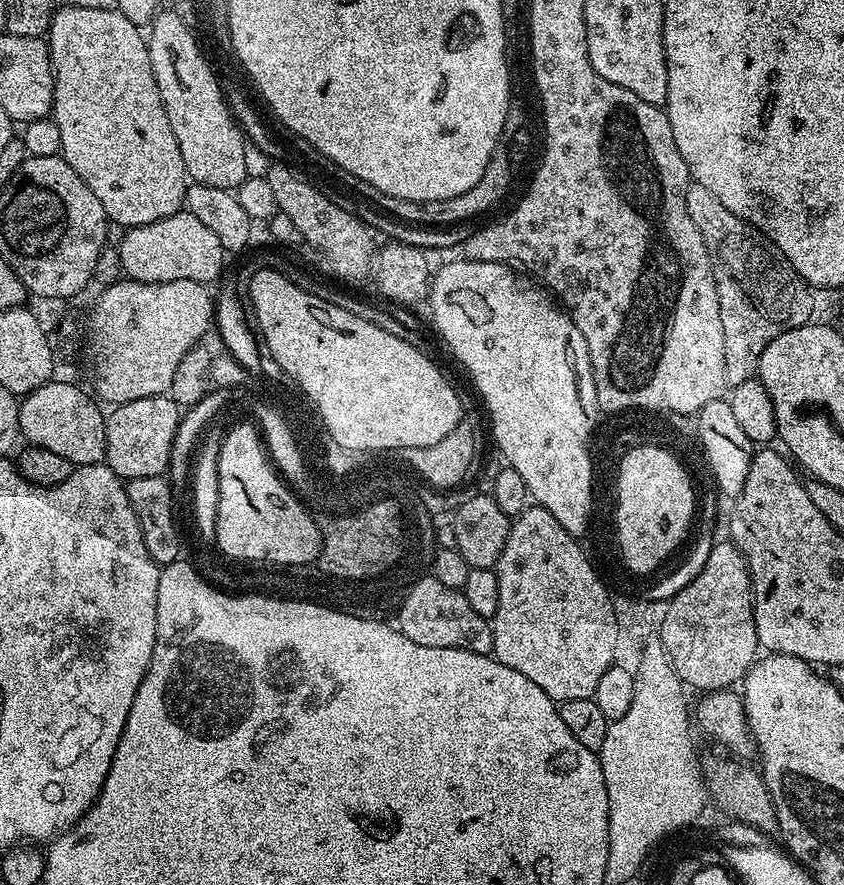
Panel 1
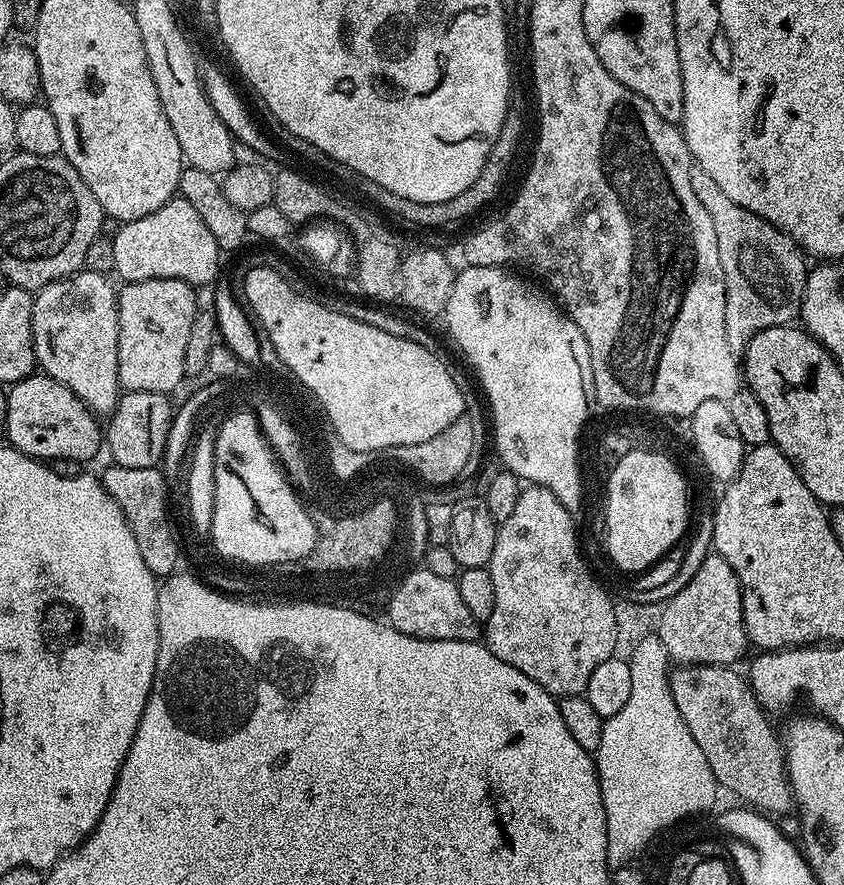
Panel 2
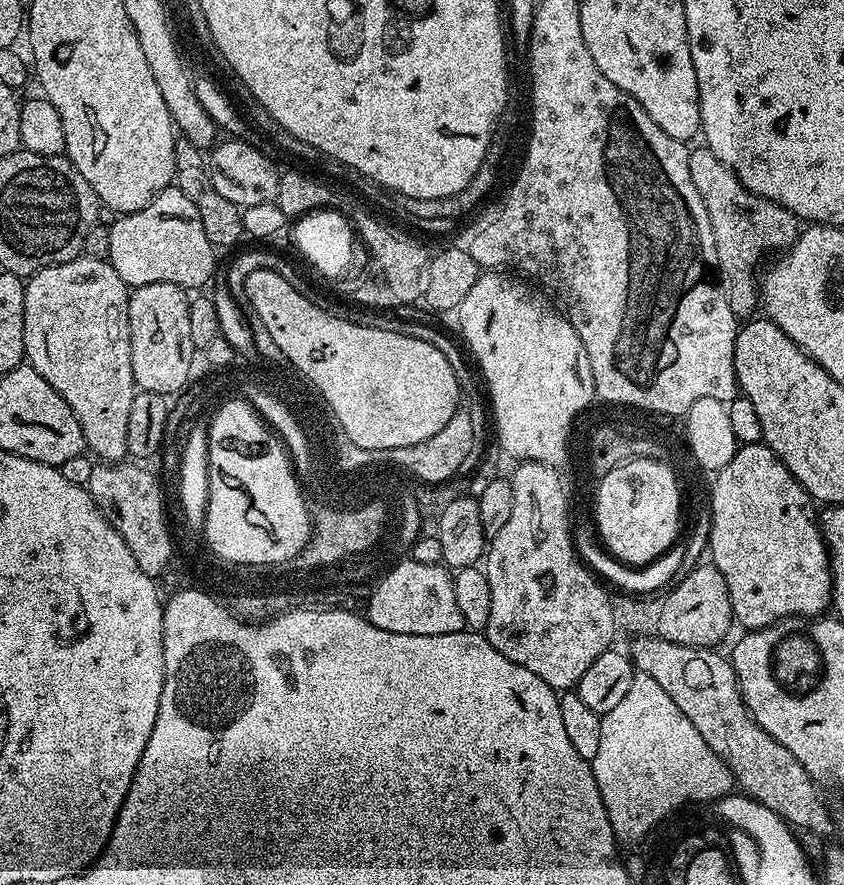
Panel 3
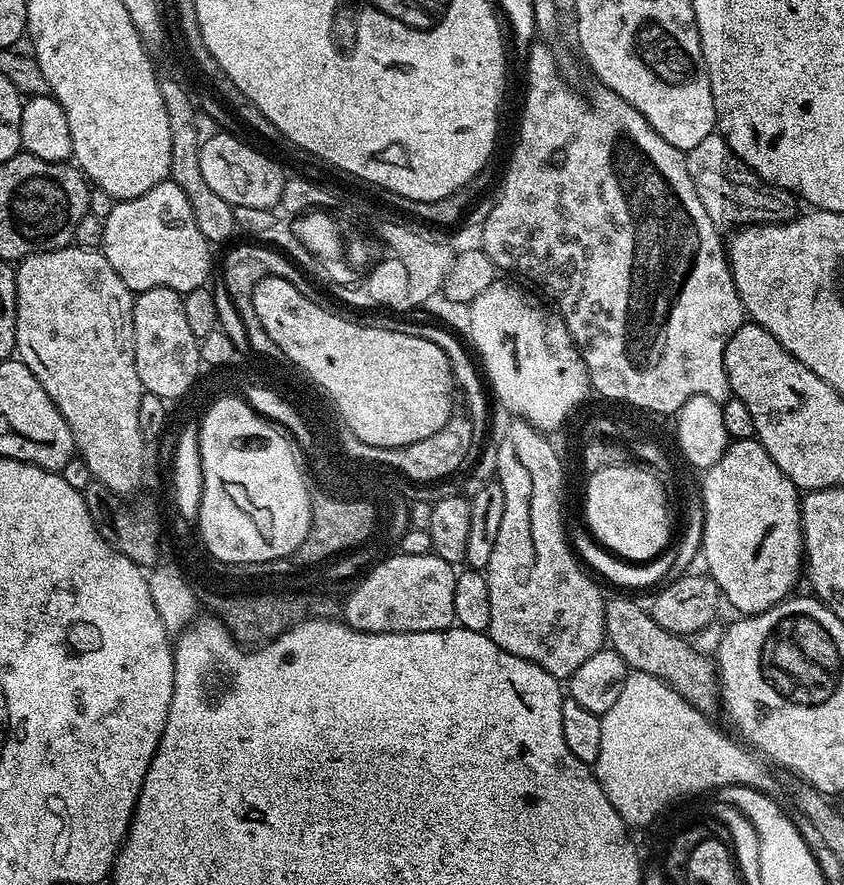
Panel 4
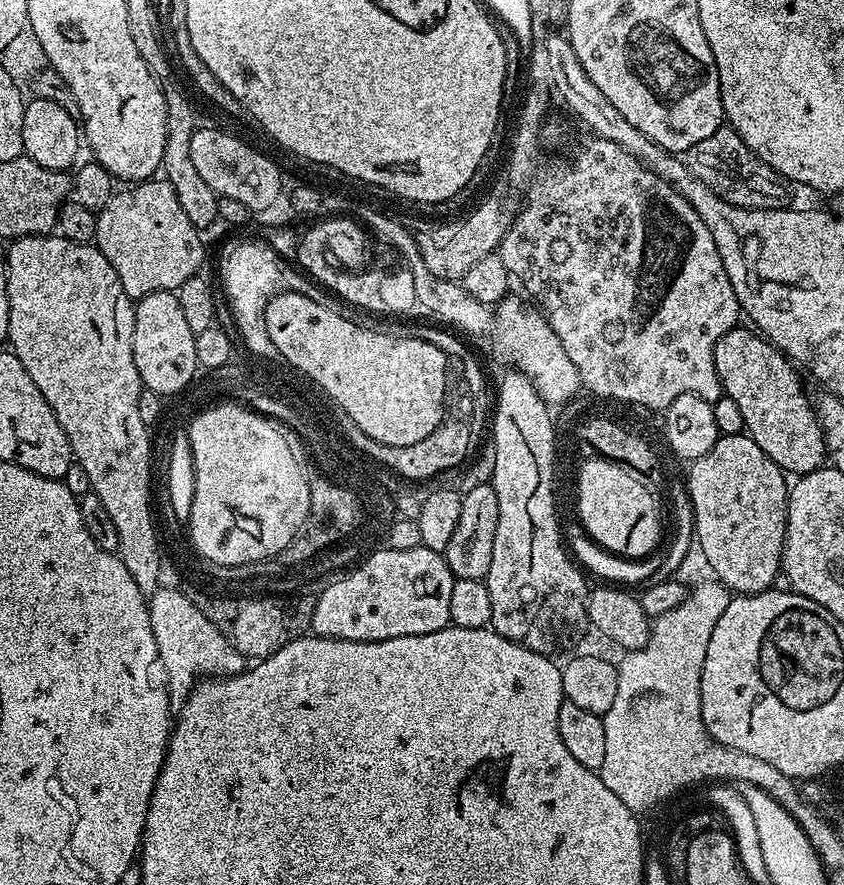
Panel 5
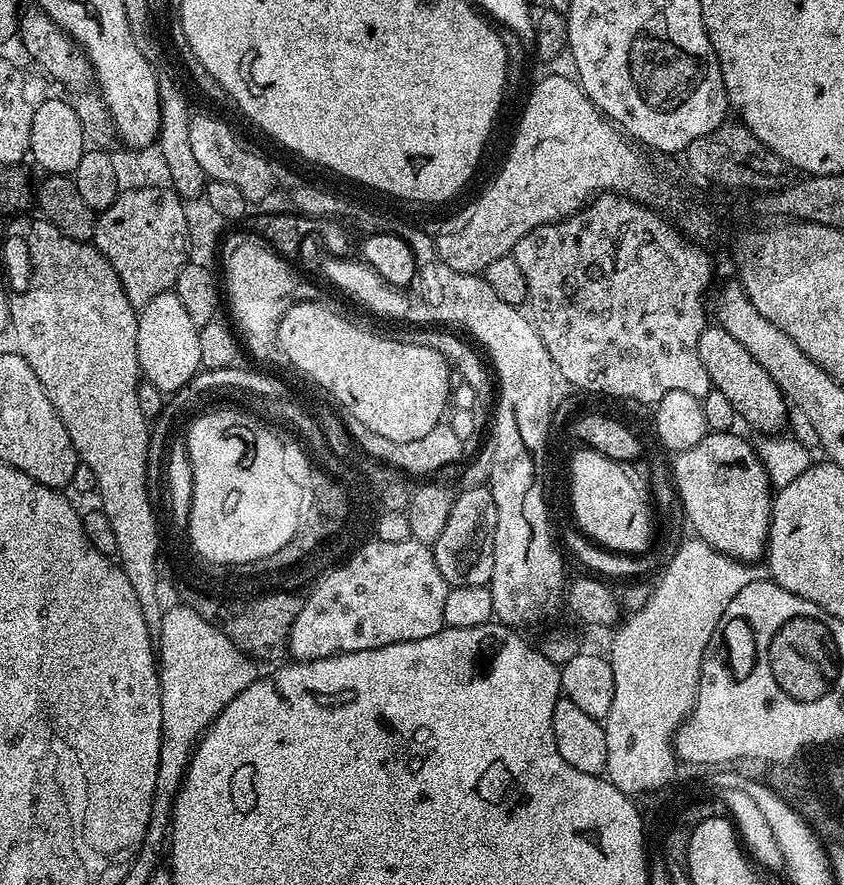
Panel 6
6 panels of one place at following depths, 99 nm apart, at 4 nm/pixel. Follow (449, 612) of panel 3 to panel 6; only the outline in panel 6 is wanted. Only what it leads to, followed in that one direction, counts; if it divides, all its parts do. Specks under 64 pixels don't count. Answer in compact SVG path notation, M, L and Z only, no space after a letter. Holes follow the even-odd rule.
M372 538L359 547L352 564L342 566L340 572L328 576L315 595L308 593L305 608L295 618L287 640L287 651L292 651L296 660L317 660L337 656L339 652L374 650L398 642L430 638L430 634L438 634L446 626L442 610L446 607L450 586L442 578L442 570L438 570L429 545L414 539L382 542Z

